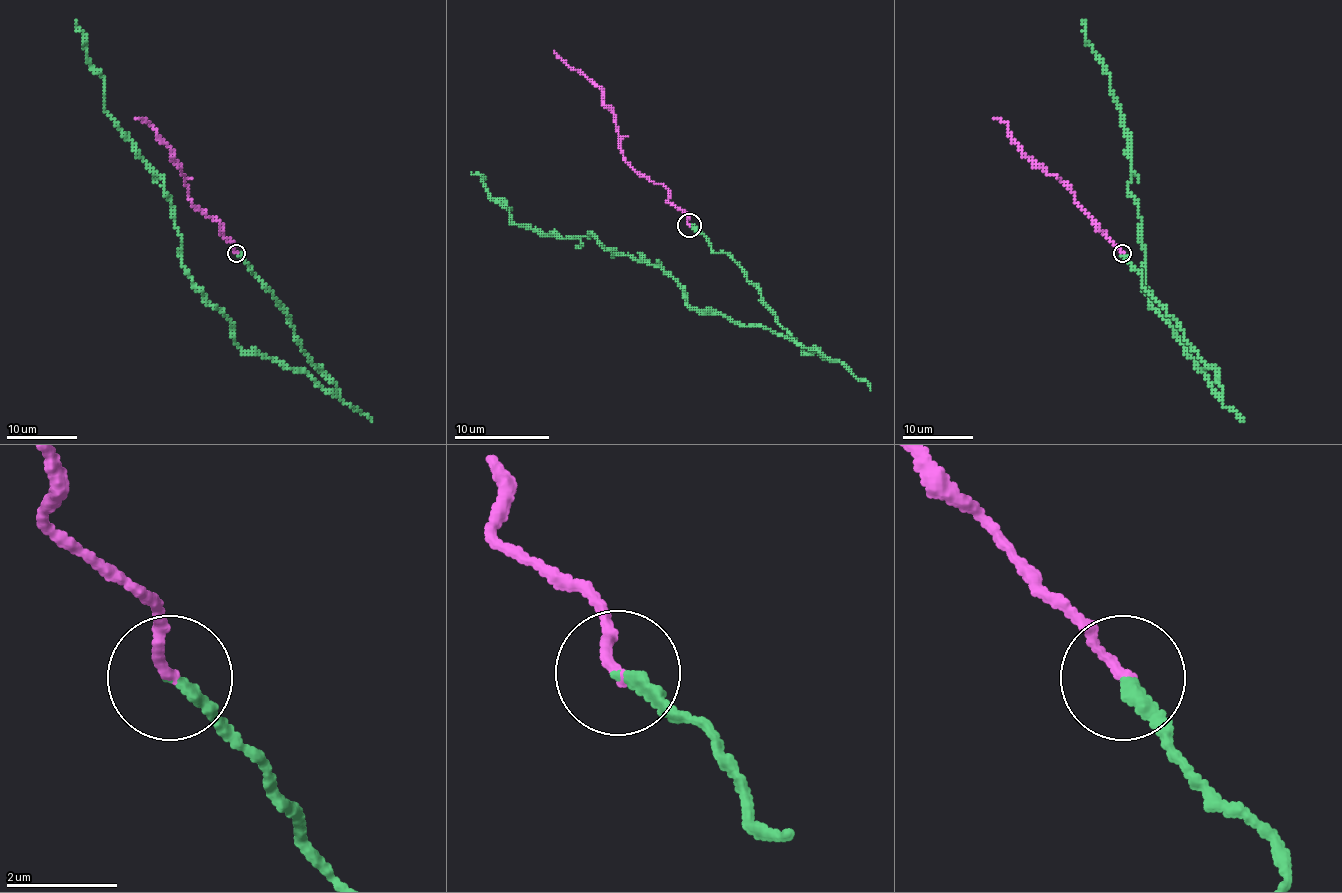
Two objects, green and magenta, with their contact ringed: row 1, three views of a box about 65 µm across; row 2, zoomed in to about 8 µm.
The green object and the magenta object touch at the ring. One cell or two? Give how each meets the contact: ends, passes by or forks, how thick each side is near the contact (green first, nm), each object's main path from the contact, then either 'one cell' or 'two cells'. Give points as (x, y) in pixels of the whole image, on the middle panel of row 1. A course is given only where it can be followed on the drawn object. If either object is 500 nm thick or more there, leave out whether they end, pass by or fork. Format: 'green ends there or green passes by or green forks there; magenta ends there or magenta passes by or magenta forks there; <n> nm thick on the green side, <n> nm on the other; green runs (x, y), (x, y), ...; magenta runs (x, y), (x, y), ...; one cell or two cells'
green ends there; magenta ends there; 220 nm thick on the green side, 190 nm on the other; green runs (689, 224), (739, 264), (806, 352), (827, 359), (701, 314), (647, 262), (590, 234), (514, 224), (471, 172); magenta runs (689, 224), (668, 200), (668, 191), (625, 160), (616, 117), (604, 103), (602, 91), (554, 51); one cell

